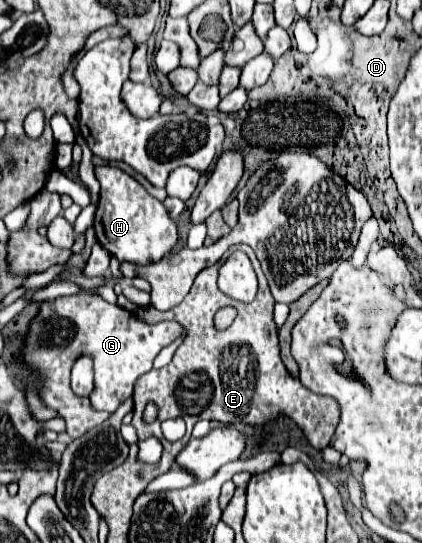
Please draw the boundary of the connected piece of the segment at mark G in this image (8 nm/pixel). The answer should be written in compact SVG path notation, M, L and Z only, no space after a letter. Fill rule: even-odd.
M79 293L71 297L57 297L57 303L45 303L41 307L39 315L31 323L21 359L43 375L45 387L41 391L41 399L65 419L67 435L77 439L91 427L103 423L109 413L115 413L123 401L133 397L135 379L151 371L157 353L173 343L181 331L183 327L175 321L145 323L135 313L119 305L105 303L91 293ZM79 355L91 355L95 361L95 391L89 397L91 403L85 397L75 397L69 387L69 371Z

